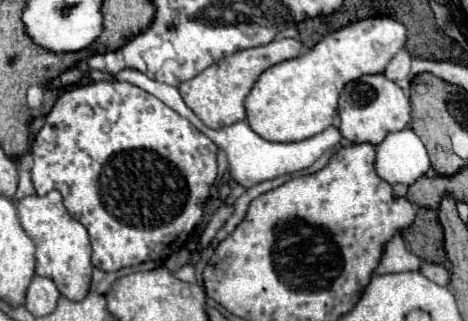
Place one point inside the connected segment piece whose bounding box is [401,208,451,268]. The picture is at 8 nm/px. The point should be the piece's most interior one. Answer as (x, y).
(424, 237)

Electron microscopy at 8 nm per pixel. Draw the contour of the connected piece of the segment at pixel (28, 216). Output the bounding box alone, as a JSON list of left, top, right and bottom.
[15,190,91,300]

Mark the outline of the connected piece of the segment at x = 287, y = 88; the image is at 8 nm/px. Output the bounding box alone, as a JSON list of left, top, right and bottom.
[245,16,407,140]

